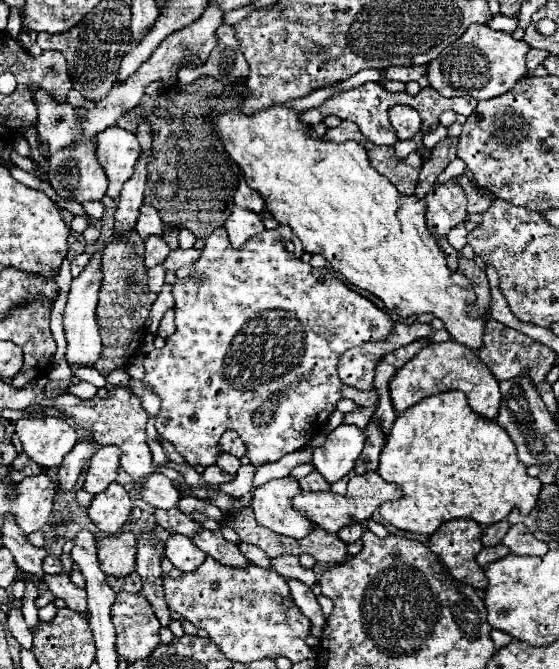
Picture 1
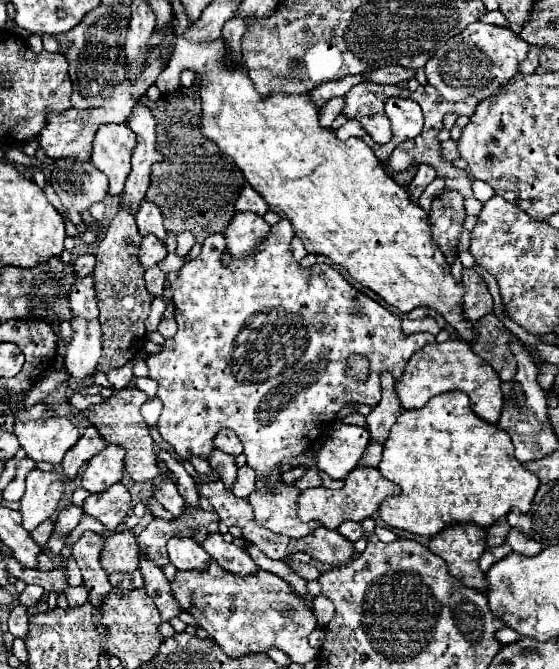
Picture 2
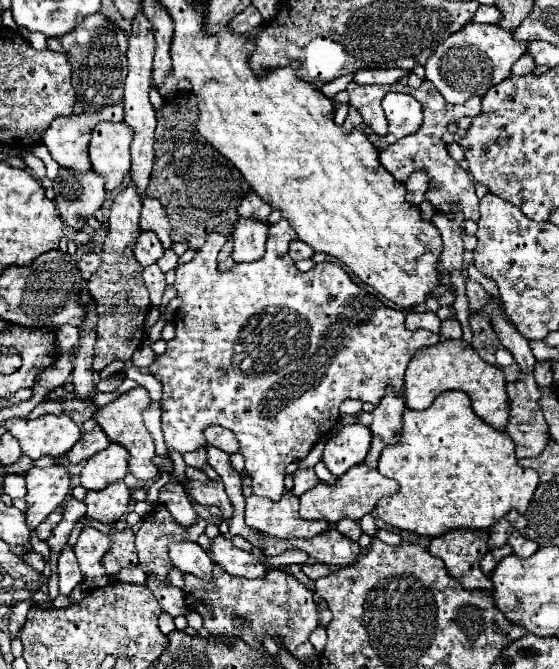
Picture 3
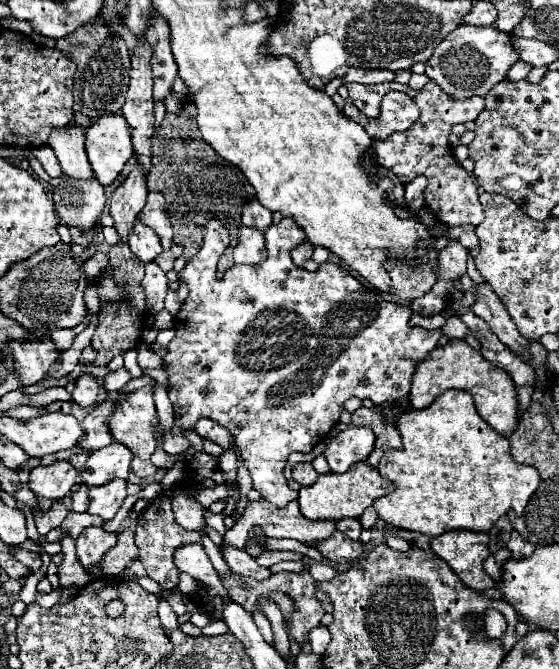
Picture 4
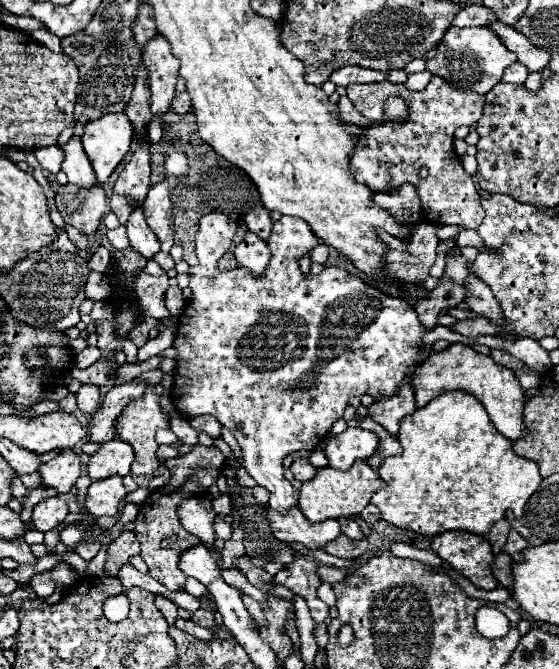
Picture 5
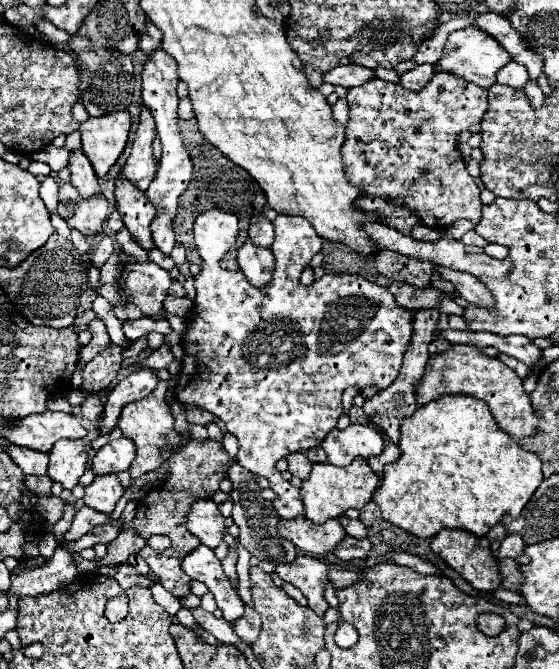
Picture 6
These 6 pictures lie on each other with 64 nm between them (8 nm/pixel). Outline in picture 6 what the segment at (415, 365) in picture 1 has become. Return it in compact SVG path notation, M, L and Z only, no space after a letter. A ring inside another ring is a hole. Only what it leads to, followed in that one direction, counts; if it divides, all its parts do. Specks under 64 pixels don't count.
M456 344L456 346L450 346L446 352L434 354L428 358L424 378L422 378L422 382L416 384L418 406L424 406L428 402L436 400L442 394L468 394L468 396L484 400L488 404L498 428L508 432L514 438L532 436L536 432L540 418L530 408L530 398L522 388L522 380L516 376L514 370L510 370L498 358L486 356L476 346Z

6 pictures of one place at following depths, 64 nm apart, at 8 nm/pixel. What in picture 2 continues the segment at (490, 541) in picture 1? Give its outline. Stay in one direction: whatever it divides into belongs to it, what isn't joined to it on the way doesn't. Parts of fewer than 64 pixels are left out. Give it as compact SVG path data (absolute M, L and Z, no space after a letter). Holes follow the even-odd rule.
M506 518L498 520L496 524L492 524L492 526L488 528L488 534L486 534L486 546L488 546L488 548L494 548L494 546L504 544L504 538L506 538L508 532L510 532L510 524L506 522Z

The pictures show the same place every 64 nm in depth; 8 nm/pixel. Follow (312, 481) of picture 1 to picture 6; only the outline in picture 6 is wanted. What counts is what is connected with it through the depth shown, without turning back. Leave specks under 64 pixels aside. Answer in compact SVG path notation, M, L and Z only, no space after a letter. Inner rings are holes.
M290 454L288 456L288 472L300 480L306 480L310 476L312 462L306 458L306 454Z

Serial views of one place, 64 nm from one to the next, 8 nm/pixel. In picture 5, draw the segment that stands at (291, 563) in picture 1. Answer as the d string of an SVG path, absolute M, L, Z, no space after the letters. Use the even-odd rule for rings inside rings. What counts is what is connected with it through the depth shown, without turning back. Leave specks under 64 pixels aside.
M318 566L318 578L328 582L328 584L334 584L338 580L344 580L344 572L340 568L334 568L334 566Z

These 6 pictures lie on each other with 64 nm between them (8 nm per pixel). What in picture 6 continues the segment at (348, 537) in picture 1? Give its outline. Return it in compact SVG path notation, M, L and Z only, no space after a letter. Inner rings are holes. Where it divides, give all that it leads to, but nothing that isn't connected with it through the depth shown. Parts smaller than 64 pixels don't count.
M342 516L340 518L340 524L346 530L346 534L352 536L352 538L364 538L366 536L366 526L360 524L360 520L350 520L350 518Z

